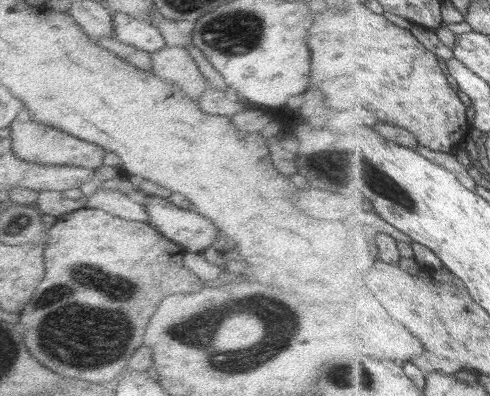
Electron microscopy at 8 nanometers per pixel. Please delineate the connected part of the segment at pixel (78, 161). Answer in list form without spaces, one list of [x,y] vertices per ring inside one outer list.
[[[26,108],[11,124],[12,150],[20,159],[46,165],[76,165],[96,170],[102,166],[106,150],[94,143],[75,138],[63,130],[32,121]]]

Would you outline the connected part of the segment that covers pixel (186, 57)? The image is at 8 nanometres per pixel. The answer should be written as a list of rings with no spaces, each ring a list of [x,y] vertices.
[[[164,46],[162,50],[152,52],[151,59],[152,72],[158,78],[174,82],[189,98],[197,100],[206,90],[208,80],[184,47]]]

